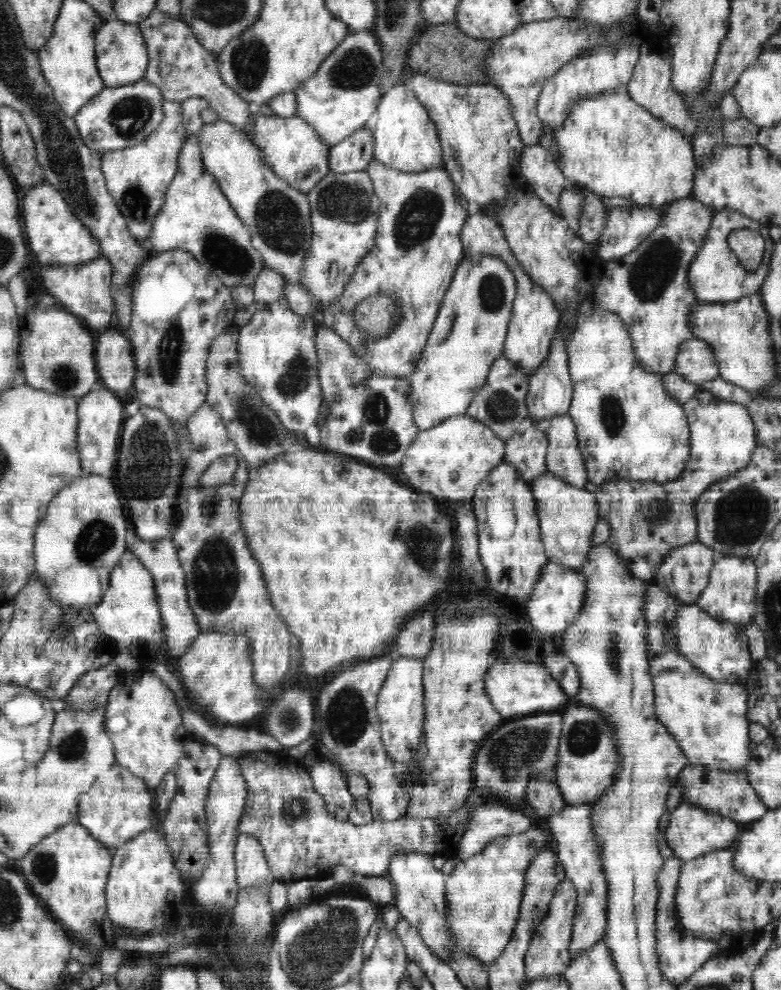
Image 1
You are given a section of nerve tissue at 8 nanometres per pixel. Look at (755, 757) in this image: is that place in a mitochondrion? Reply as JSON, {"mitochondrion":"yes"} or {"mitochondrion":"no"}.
{"mitochondrion":"no"}

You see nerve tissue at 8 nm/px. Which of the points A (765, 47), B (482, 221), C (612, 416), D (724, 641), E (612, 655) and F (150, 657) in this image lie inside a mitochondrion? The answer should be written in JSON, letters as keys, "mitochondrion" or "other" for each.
{"A":"other","B":"other","C":"mitochondrion","D":"other","E":"mitochondrion","F":"other"}

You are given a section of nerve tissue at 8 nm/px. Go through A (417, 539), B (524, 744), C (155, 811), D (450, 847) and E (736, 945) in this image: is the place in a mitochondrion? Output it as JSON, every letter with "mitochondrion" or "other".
{"A":"mitochondrion","B":"mitochondrion","C":"other","D":"other","E":"other"}

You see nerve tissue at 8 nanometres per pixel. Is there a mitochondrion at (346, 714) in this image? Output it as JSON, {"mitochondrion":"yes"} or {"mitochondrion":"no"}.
{"mitochondrion":"yes"}

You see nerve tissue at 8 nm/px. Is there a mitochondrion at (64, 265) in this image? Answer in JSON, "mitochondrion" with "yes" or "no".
{"mitochondrion":"no"}

